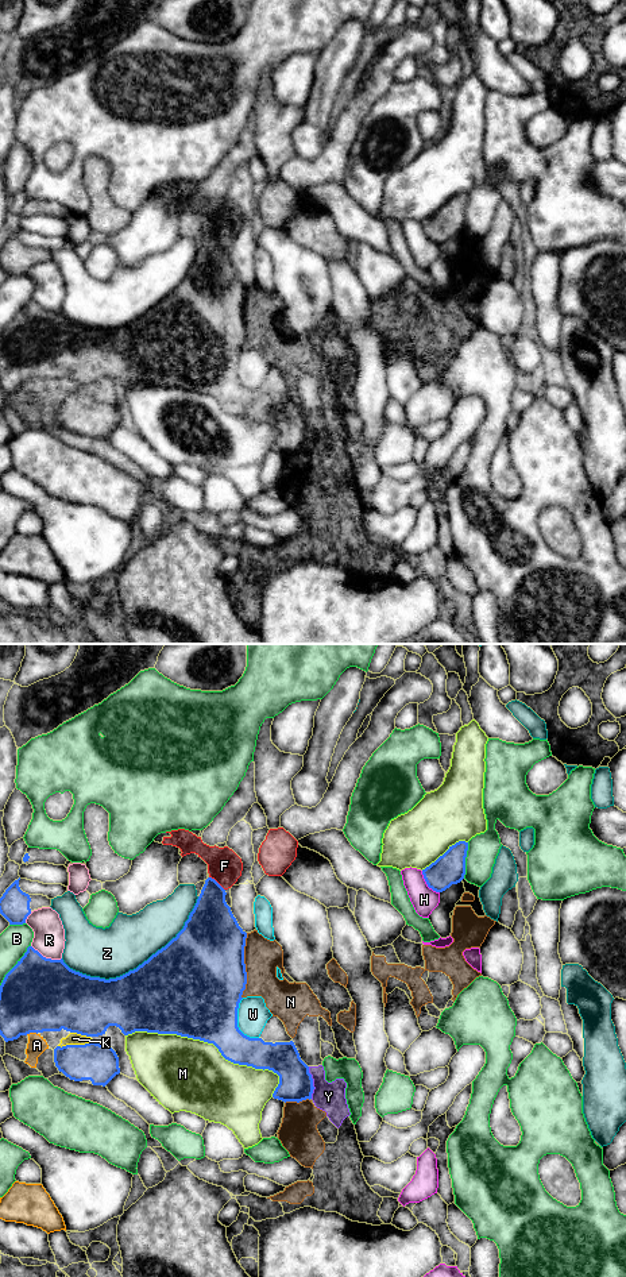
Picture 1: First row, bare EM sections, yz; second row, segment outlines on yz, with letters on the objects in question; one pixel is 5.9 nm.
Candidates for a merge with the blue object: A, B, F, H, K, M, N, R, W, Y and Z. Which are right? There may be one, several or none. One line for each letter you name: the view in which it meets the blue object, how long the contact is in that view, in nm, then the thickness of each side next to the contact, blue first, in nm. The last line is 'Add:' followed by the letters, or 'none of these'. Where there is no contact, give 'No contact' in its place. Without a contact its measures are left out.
F: Touches blue in yz. Shared border 130 nm. Thickness 280 nm (blue) against 200 nm
K: Touches blue in yz. Shared border 220 nm. Thickness 220 nm (blue) against 80 nm
Add: F, K

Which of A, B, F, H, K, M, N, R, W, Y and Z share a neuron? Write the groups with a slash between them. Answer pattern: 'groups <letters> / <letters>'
groups A / B / F K / H / M / N Y / R / W / Z

